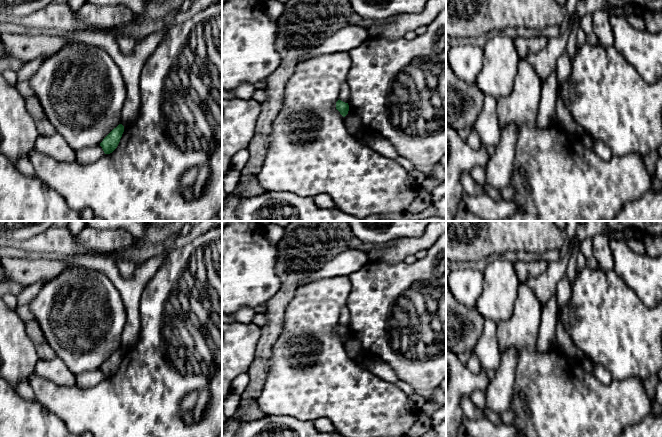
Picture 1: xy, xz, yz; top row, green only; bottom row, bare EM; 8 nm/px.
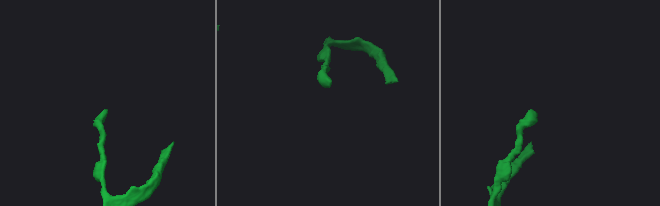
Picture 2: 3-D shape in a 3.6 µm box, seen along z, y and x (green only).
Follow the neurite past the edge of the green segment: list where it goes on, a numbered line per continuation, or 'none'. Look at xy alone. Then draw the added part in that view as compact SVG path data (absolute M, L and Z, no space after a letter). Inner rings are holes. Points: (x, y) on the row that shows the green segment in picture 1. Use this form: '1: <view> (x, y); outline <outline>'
none

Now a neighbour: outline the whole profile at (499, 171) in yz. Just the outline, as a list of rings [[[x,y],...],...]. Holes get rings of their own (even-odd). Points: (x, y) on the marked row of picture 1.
[[[514,123],[506,125],[501,130],[501,139],[493,149],[493,154],[485,168],[485,184],[492,186],[499,192],[511,186],[517,136],[517,125]]]

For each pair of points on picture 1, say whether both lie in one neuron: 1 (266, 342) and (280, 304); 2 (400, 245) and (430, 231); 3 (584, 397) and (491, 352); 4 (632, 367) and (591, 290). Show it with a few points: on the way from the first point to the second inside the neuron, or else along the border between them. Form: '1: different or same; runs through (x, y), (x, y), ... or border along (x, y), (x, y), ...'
1: same; runs through (269, 333), (274, 325), (274, 313)
2: same; runs through (408, 245), (419, 244), (424, 239)
3: different; border along (496, 330), (499, 351), (501, 353)
4: same; runs through (632, 348), (604, 318), (602, 309)

